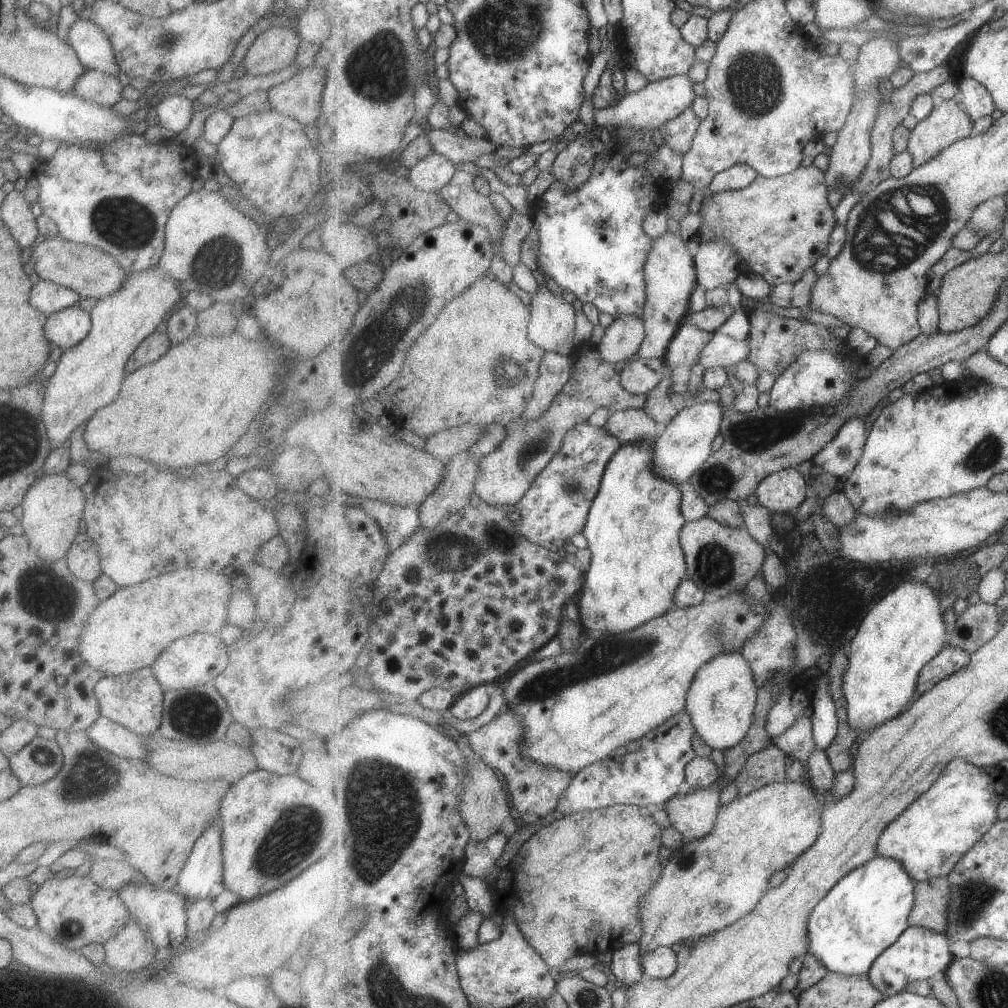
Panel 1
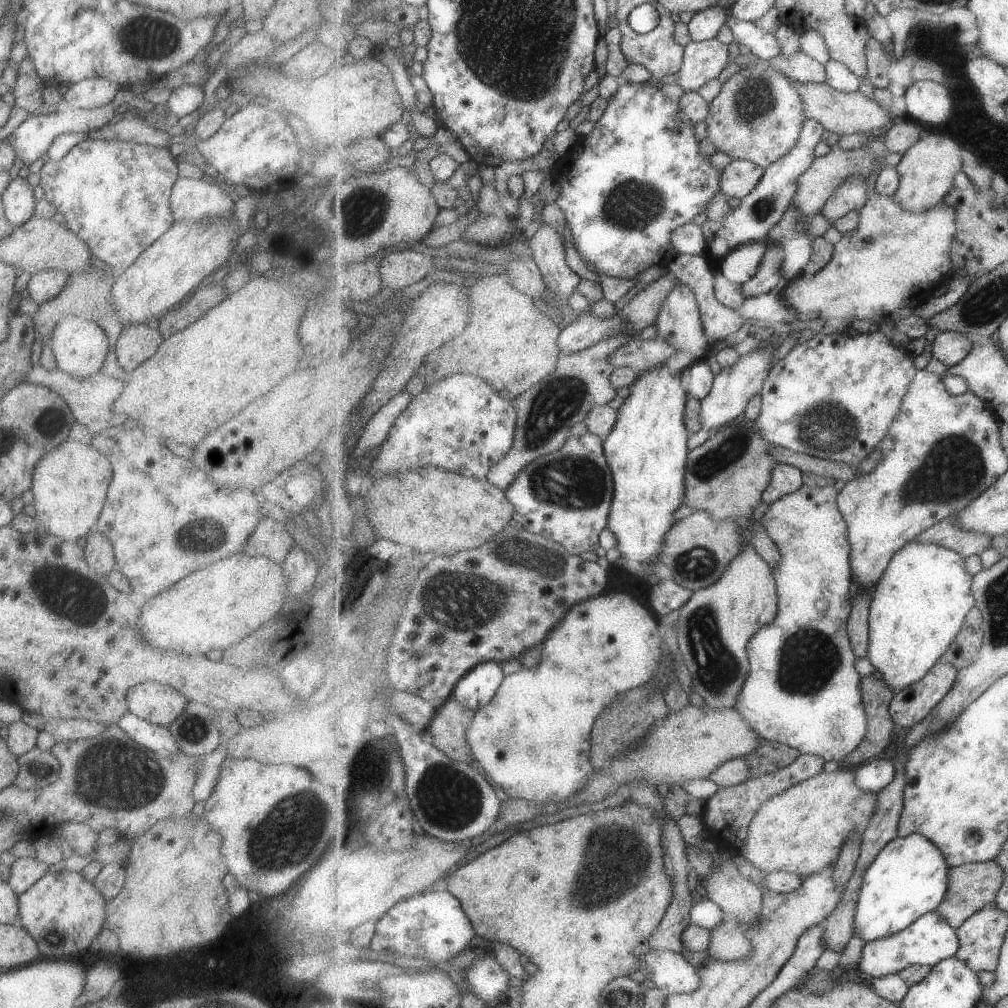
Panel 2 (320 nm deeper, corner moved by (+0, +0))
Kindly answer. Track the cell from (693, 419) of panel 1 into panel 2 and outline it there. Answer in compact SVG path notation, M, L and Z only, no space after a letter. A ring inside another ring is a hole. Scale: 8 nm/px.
M751 351L742 355L737 364L734 364L731 368L723 369L716 376L711 393L701 402L699 420L701 420L703 430L716 433L733 420L737 420L737 416L746 413L749 402L752 402L753 396L757 396L759 392L762 392L765 380L773 368L773 351Z

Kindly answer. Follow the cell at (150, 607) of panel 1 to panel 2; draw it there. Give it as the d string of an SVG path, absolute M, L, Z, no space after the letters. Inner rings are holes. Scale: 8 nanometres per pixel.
M243 552L233 554L225 560L219 560L203 570L191 572L181 582L171 586L169 590L161 592L159 596L145 600L141 604L141 612L137 618L137 630L141 638L151 644L151 648L161 650L173 650L177 654L205 654L211 648L225 650L231 644L239 642L245 636L249 636L253 630L257 630L261 624L265 624L271 616L279 612L279 608L285 602L285 578L281 565L265 558L265 556L247 556Z

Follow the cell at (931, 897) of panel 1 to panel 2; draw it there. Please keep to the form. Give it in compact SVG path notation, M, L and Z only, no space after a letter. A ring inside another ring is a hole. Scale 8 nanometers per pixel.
M995 860L953 867L949 874L949 893L947 898L945 898L944 902L941 902L935 912L941 914L957 930L979 910L995 903L1001 884L1003 884L1003 870L1001 870L1001 866Z

